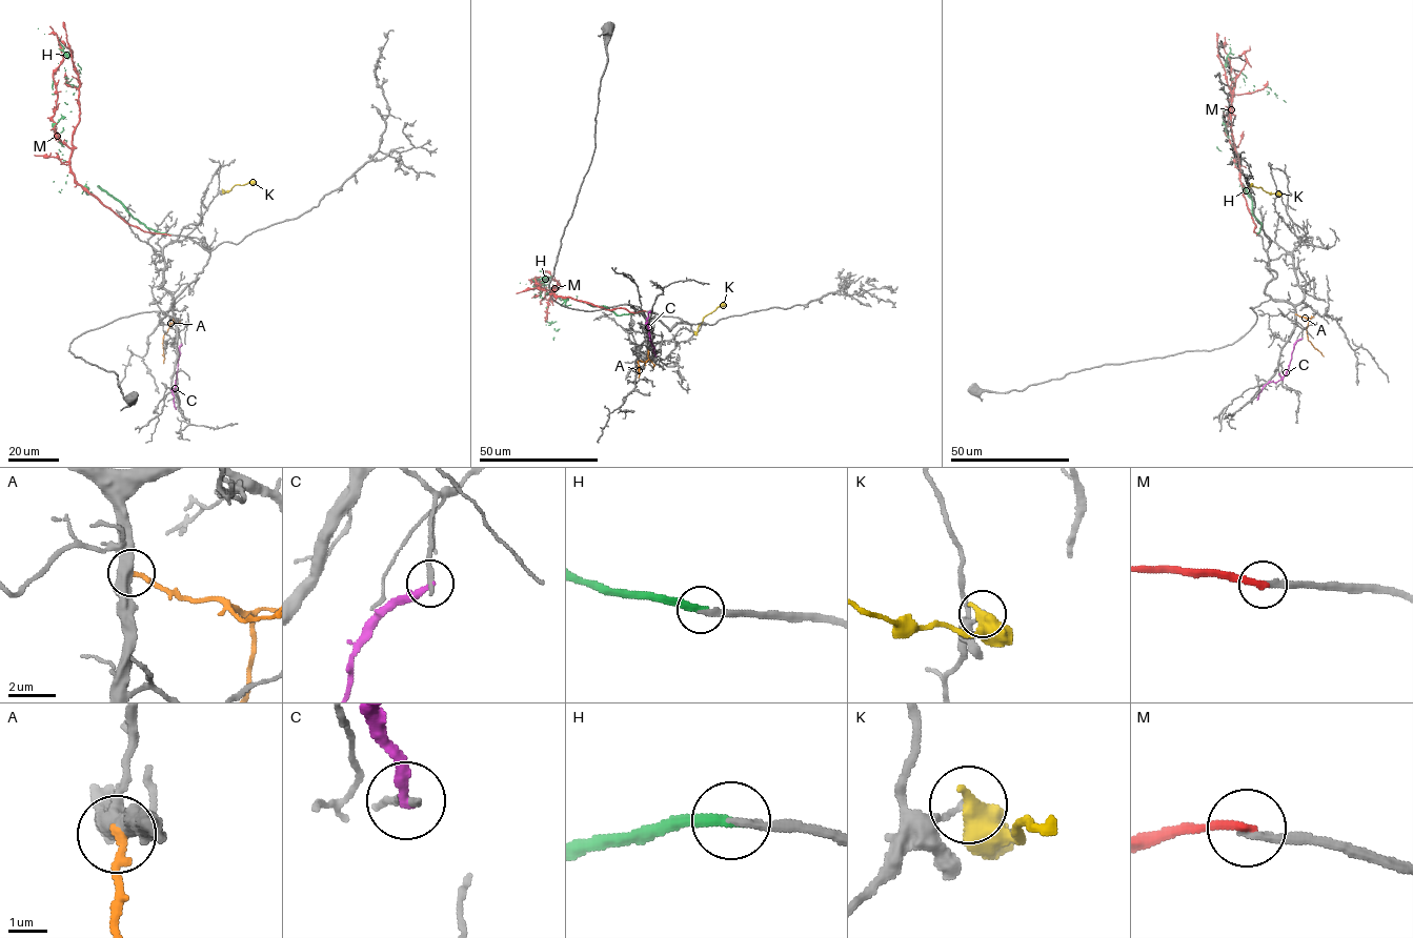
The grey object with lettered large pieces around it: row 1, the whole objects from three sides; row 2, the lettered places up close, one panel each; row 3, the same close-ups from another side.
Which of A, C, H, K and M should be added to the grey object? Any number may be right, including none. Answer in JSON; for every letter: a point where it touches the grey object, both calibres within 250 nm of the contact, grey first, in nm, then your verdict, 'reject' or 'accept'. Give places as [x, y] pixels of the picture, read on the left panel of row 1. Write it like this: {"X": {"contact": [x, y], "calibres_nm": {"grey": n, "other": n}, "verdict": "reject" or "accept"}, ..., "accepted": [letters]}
{"A": {"contact": [174, 319], "calibres_nm": {"grey": 500, "other": 240}, "verdict": "reject"}, "C": {"contact": [181, 344], "calibres_nm": {"grey": 240, "other": 300}, "verdict": "reject"}, "H": {"contact": [169, 235], "calibres_nm": {"grey": 200, "other": 280}, "verdict": "accept"}, "K": {"contact": [222, 190], "calibres_nm": {"grey": 140, "other": 650}, "verdict": "reject"}, "M": {"contact": [170, 235], "calibres_nm": {"grey": 240, "other": 260}, "verdict": "reject"}, "accepted": ["H"]}

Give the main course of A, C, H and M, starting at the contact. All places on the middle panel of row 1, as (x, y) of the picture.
A: (648, 349), (648, 359), (638, 362), (639, 378)
C: (655, 355), (647, 321), (650, 311)
H: (644, 311), (617, 315), (547, 294), (547, 284), (535, 281), (545, 277), (559, 299), (546, 308), (553, 340)
M: (645, 311), (606, 309), (557, 297), (536, 279), (538, 285), (533, 285), (543, 284), (538, 278), (530, 279)

